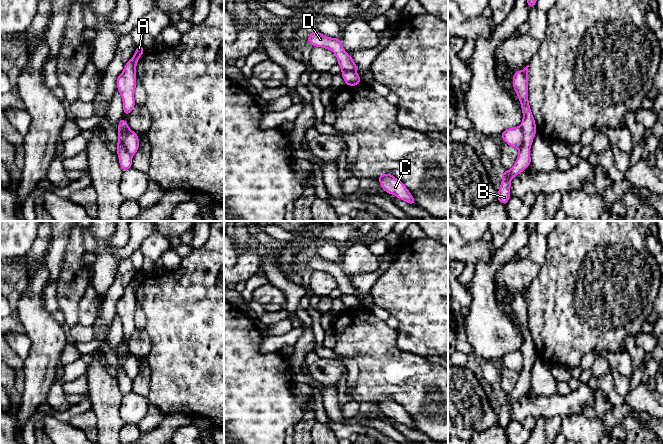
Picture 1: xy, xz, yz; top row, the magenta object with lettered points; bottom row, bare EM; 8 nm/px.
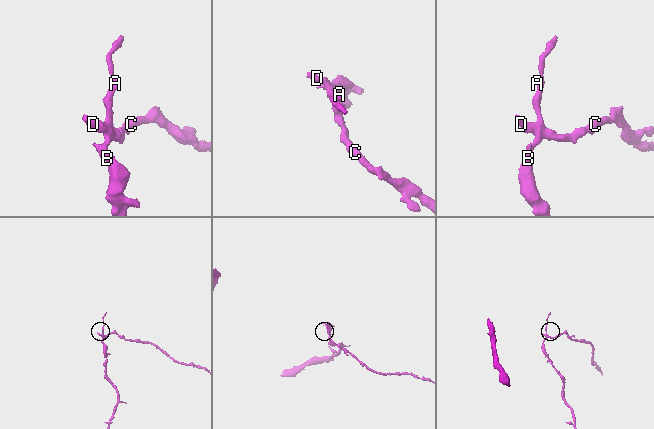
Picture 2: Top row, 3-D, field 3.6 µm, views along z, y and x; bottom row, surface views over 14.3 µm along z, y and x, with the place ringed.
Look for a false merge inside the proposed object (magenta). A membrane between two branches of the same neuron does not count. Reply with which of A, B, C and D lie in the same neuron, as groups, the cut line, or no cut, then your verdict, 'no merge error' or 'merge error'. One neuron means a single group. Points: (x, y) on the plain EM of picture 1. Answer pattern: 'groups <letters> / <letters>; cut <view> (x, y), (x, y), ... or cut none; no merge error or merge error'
groups A B / C D; cut xy (129, 353), (123, 359), (122, 368), (131, 380); merge error

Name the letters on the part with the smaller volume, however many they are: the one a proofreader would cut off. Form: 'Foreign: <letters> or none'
Foreign: C, D

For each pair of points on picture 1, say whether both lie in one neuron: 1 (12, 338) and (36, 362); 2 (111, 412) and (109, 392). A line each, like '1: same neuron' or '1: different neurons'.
1: different neurons
2: same neuron

